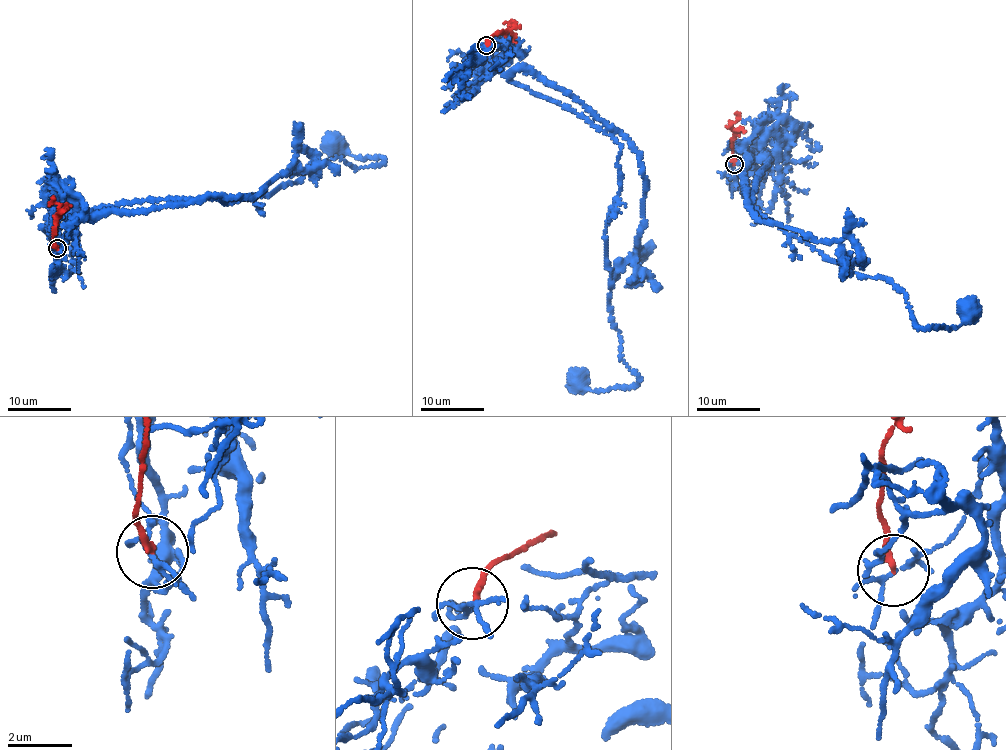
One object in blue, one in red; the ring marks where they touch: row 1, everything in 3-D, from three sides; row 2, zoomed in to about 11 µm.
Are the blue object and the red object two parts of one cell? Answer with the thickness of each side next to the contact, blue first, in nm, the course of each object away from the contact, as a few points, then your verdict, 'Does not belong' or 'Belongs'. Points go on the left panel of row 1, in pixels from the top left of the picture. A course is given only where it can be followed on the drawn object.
Thickness 120 nm (blue) against 190 nm. Course of blue: (57, 249), (51, 217), (67, 193), (77, 211), (229, 202), (267, 195), (314, 163), (384, 163), (334, 145). Course of red: (57, 248), (53, 240), (59, 205), (54, 198). Does not belong

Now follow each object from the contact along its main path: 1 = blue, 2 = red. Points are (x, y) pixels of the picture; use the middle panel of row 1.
1: (486, 46), (508, 48), (509, 79), (620, 150), (609, 311), (638, 382), (597, 391), (577, 380)
2: (487, 46), (491, 37), (514, 27), (510, 24), (514, 21)

